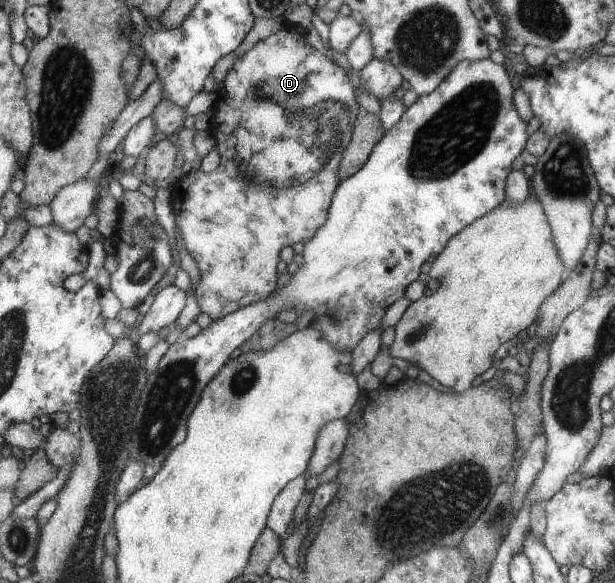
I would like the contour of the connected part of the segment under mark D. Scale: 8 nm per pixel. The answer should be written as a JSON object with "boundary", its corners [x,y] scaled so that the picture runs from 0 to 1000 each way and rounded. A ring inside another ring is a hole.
{"boundary":[[[473,45],[473,48],[459,48],[434,62],[428,69],[413,75],[389,99],[379,103],[376,117],[369,122],[366,134],[361,137],[361,148],[354,160],[351,173],[353,196],[366,199],[361,209],[346,209],[346,233],[350,238],[350,254],[356,264],[356,285],[341,295],[328,295],[324,292],[311,298],[304,298],[298,305],[291,305],[278,321],[280,355],[285,374],[283,384],[288,395],[294,398],[294,415],[301,424],[301,432],[317,446],[319,458],[324,465],[324,484],[314,497],[314,504],[327,535],[333,535],[343,549],[356,549],[369,539],[382,535],[402,525],[415,521],[428,511],[434,511],[437,504],[444,504],[447,494],[447,453],[454,449],[450,432],[460,422],[470,422],[480,415],[499,415],[502,408],[514,400],[514,395],[532,377],[533,353],[545,336],[548,317],[553,316],[553,305],[548,300],[548,290],[553,285],[554,269],[572,237],[574,220],[579,213],[577,199],[580,196],[580,172],[577,172],[577,151],[571,144],[571,137],[564,134],[564,127],[551,113],[541,113],[541,106],[522,93],[520,87],[506,81],[489,55]],[[506,307],[506,319],[483,319],[486,312],[493,314]]]}

